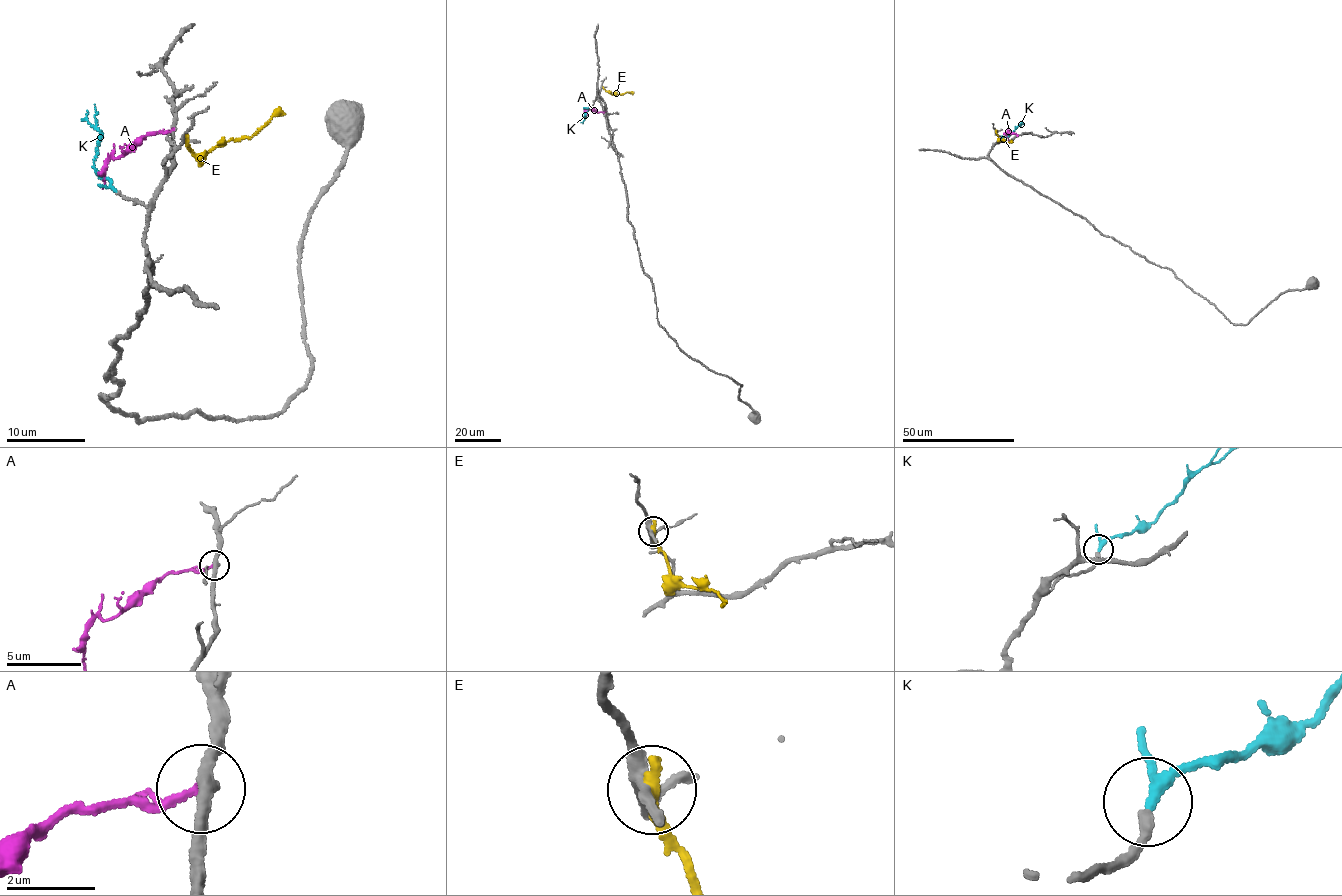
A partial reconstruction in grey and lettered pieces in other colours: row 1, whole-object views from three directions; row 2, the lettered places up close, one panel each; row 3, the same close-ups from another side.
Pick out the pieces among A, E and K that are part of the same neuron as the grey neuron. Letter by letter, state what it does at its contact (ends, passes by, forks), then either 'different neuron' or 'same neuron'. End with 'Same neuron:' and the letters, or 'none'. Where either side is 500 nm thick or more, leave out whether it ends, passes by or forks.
A: it passes by | different neuron
E: it ends | different neuron
K: it passes by | same neuron
Same neuron: K

